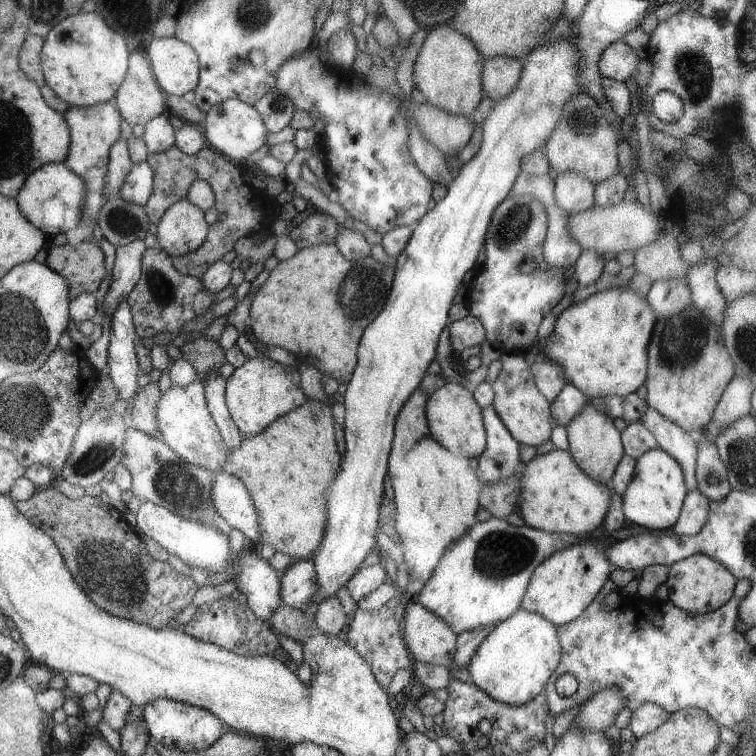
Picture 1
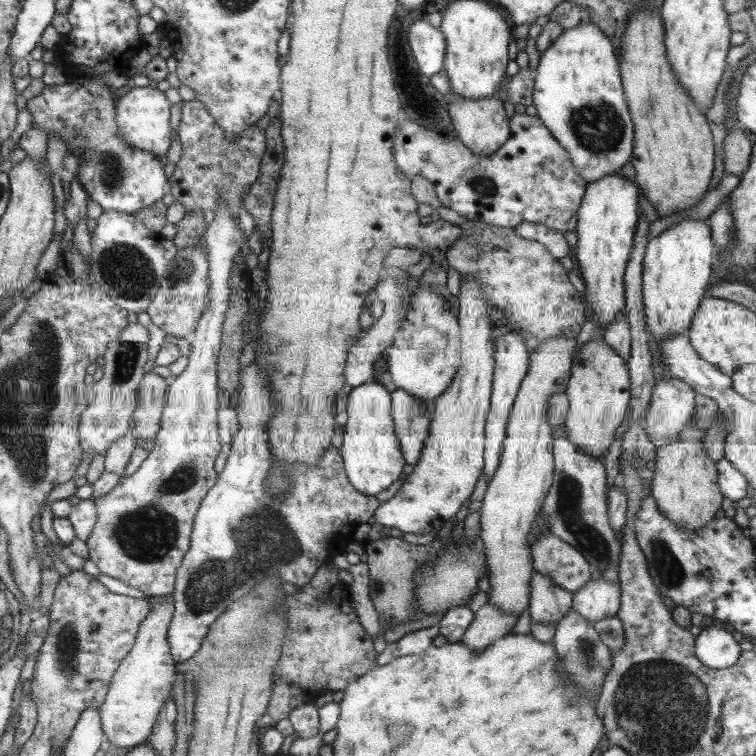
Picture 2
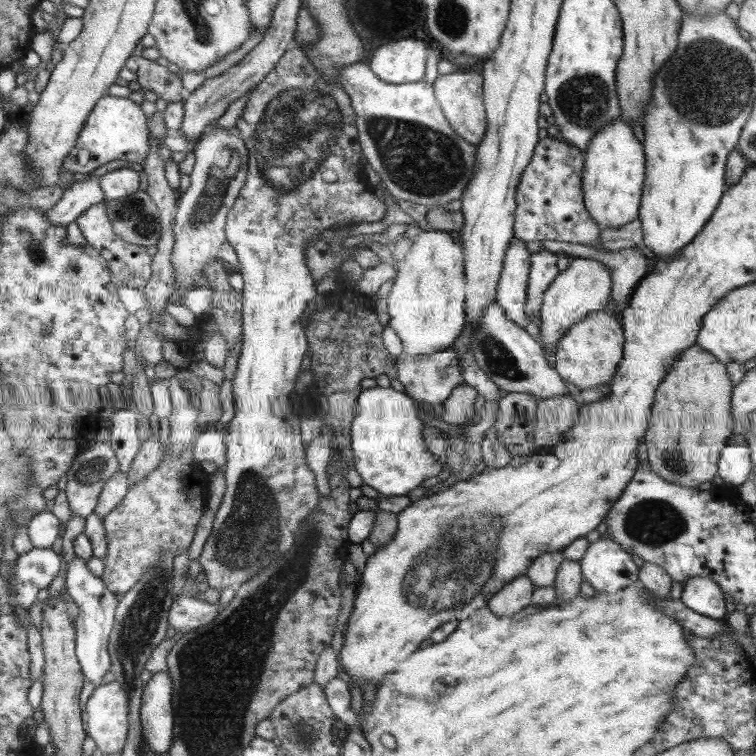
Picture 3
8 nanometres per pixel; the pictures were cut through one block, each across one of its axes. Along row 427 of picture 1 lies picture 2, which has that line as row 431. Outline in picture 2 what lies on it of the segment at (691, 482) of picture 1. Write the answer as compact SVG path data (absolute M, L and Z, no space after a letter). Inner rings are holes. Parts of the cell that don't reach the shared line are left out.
M670 377L654 385L644 428L656 447L680 441L680 431L696 416L696 392L689 384Z

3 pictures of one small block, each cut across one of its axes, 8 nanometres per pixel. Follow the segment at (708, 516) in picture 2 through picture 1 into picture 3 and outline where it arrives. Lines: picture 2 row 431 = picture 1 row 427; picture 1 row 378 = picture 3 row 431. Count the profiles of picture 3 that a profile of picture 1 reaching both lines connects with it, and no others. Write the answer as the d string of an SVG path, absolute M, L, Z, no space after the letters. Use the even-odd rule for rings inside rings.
M697 344L683 351L655 394L646 432L647 461L668 482L698 487L711 482L719 468L720 453L732 438L731 382L725 363Z

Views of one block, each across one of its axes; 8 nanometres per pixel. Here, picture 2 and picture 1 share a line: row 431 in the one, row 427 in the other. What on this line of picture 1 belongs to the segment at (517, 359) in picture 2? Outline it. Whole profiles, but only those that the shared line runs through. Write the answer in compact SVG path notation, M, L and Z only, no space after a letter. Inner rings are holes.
M493 405L484 409L484 424L487 425L488 446L479 456L477 471L480 482L485 485L497 483L519 475L520 461L519 442L510 434Z

